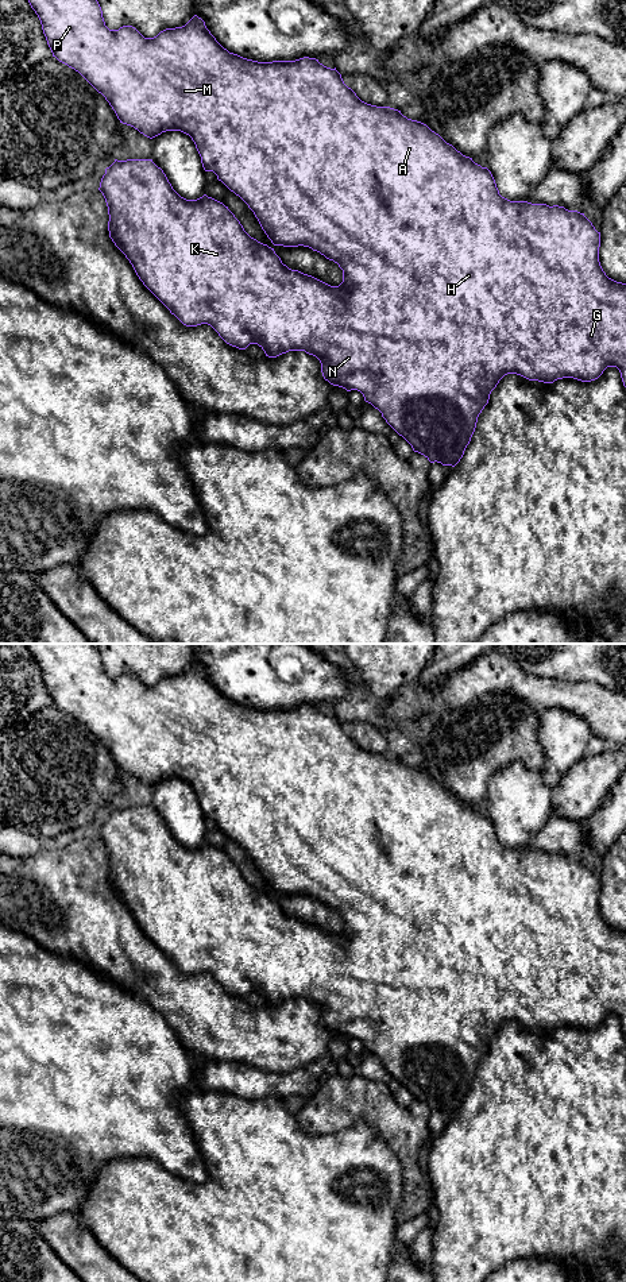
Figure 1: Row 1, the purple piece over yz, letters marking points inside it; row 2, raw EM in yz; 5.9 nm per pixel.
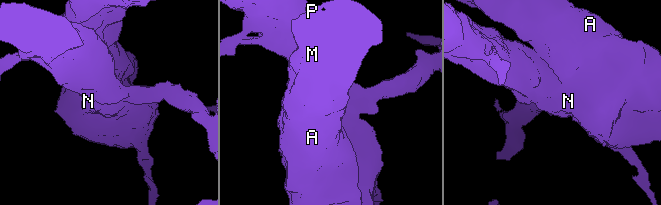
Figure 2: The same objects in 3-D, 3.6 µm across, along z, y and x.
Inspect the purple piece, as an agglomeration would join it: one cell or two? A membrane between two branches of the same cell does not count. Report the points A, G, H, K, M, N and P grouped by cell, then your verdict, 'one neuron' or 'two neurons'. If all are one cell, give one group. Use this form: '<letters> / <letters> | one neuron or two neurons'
A G H K M N P | one neuron

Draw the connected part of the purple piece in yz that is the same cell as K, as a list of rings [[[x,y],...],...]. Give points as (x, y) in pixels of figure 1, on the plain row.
[[[96,644],[26,645],[40,668],[53,704],[78,719],[101,741],[120,771],[134,775],[150,787],[166,779],[181,779],[189,783],[201,804],[204,818],[213,819],[219,829],[248,853],[274,893],[309,895],[337,911],[343,918],[343,930],[339,934],[331,934],[312,923],[291,918],[282,911],[274,896],[251,885],[223,850],[206,842],[197,847],[181,845],[152,807],[115,807],[105,816],[98,835],[108,854],[109,885],[130,908],[143,932],[183,973],[208,972],[227,992],[239,997],[258,992],[268,1005],[277,1005],[289,999],[305,999],[316,1004],[321,1011],[325,1028],[347,1039],[360,1039],[364,1049],[382,1061],[386,1070],[411,1093],[414,1100],[424,1103],[430,1111],[437,1109],[452,1115],[463,1105],[491,1039],[507,1022],[544,1031],[553,1031],[563,1026],[591,1030],[598,1027],[607,1015],[617,1015],[626,1035],[626,931],[608,926],[603,919],[599,910],[600,880],[584,861],[559,853],[510,849],[502,845],[487,815],[463,803],[426,772],[407,767],[398,757],[362,749],[344,731],[336,715],[326,715],[316,706],[273,710],[243,706],[224,696],[197,663],[182,675],[166,676],[154,686],[144,686],[132,673],[109,677]]]

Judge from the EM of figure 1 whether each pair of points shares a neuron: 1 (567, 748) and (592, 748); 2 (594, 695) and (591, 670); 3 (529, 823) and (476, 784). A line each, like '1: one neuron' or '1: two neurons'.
1: two neurons
2: two neurons
3: two neurons

